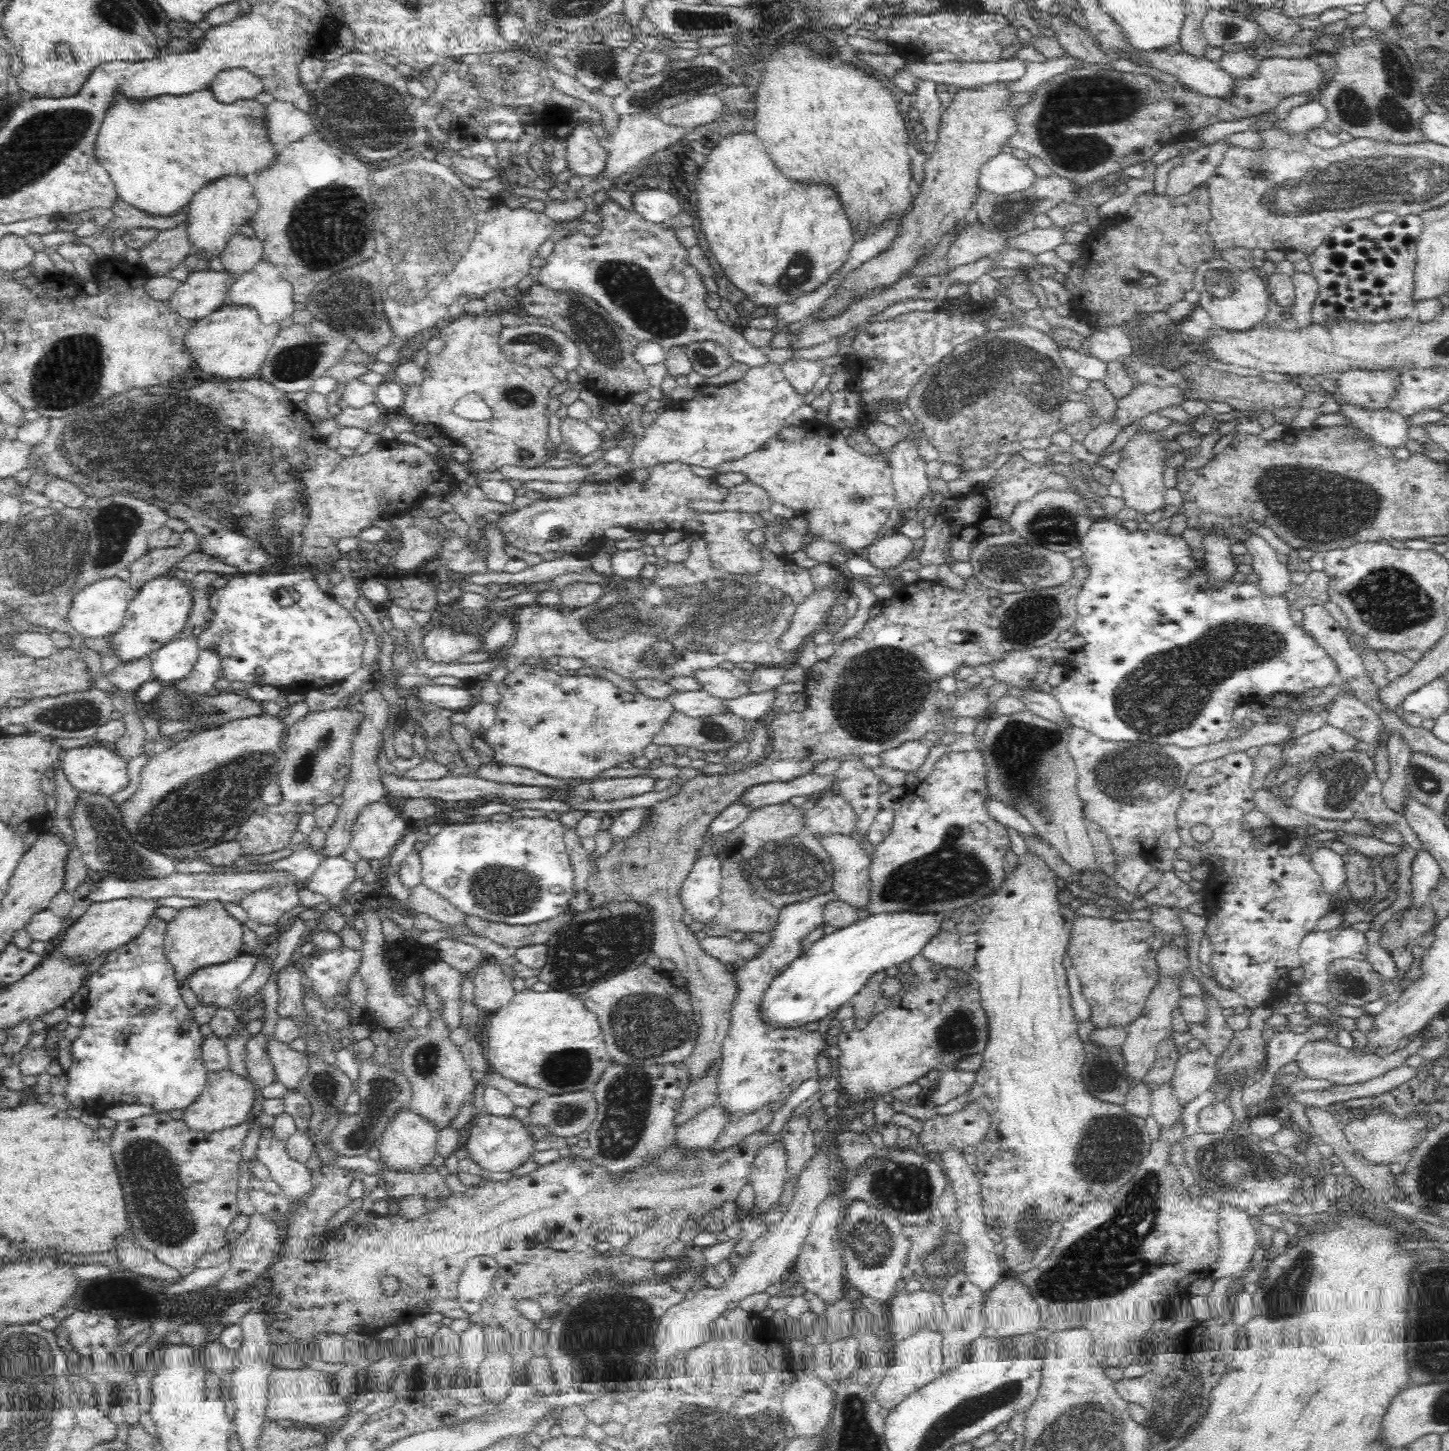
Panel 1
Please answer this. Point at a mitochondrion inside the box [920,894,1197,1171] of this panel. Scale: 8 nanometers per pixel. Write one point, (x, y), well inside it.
(959, 1033)

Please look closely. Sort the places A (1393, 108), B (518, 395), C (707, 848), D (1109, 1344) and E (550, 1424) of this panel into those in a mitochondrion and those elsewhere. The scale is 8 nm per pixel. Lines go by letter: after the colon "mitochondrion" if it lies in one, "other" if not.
A: mitochondrion
B: mitochondrion
C: other
D: other
E: other

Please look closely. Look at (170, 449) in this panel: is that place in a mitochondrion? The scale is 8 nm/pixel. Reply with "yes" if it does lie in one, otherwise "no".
yes

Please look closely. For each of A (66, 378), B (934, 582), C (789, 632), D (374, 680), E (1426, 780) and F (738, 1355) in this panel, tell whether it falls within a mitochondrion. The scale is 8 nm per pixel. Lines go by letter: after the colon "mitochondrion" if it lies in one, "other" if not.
A: mitochondrion
B: other
C: mitochondrion
D: other
E: mitochondrion
F: other

